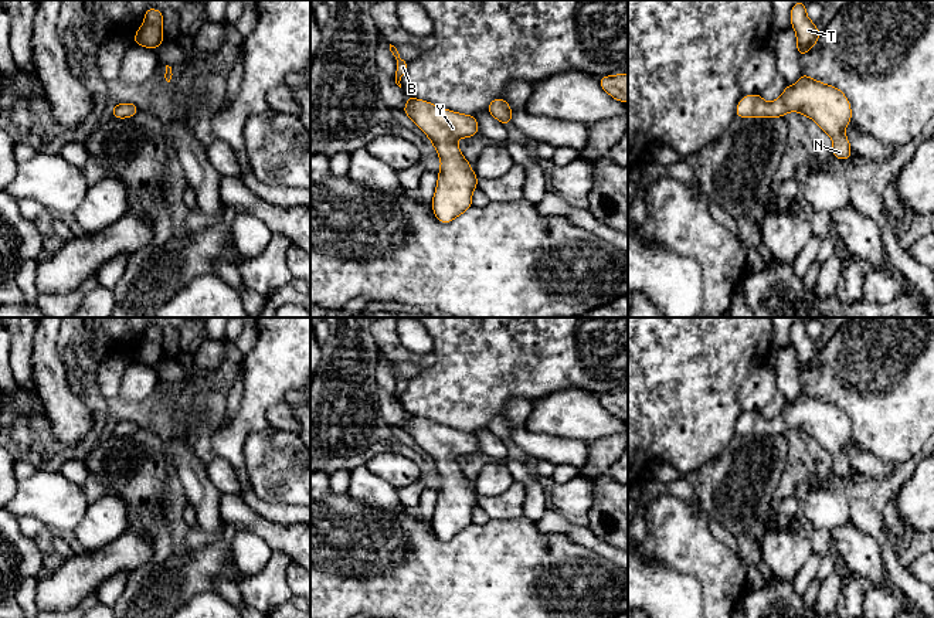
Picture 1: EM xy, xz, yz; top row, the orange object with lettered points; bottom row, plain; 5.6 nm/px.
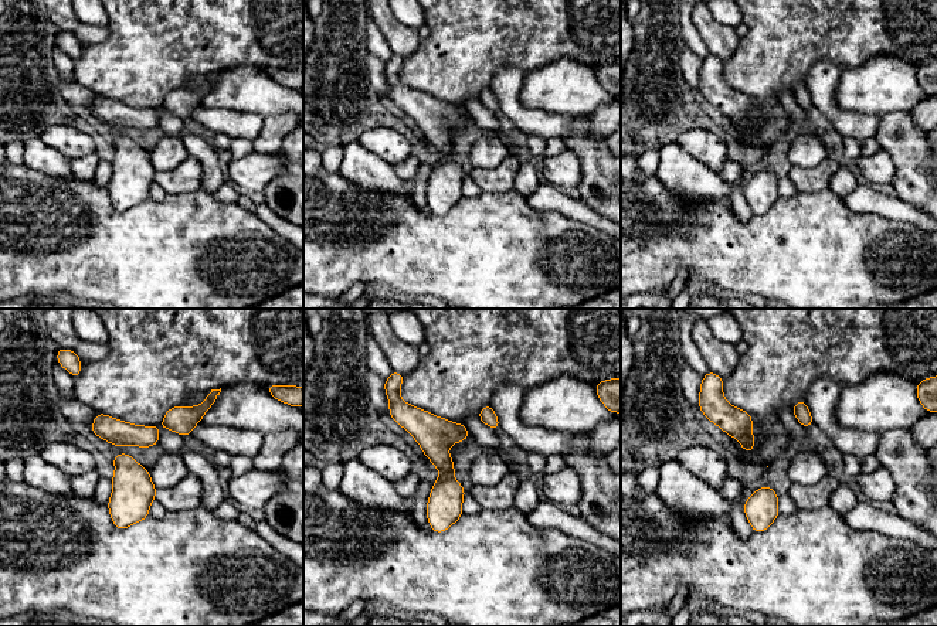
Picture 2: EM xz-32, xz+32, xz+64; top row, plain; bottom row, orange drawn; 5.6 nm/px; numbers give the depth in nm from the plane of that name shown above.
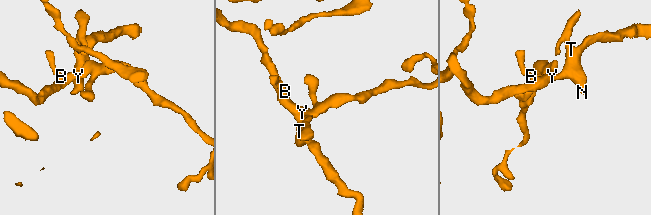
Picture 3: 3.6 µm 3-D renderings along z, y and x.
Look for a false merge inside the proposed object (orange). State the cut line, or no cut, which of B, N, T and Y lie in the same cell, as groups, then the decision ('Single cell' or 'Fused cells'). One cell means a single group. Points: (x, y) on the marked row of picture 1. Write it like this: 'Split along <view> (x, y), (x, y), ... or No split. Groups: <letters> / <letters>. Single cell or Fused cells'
No split. Groups: B N T Y. Single cell

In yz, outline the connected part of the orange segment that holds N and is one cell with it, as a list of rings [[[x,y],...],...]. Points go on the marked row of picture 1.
[[[801,72],[795,85],[787,85],[774,102],[765,102],[761,95],[744,95],[737,103],[737,118],[782,118],[788,112],[799,112],[814,119],[832,137],[832,153],[836,159],[848,160],[852,154],[845,135],[852,120],[852,108],[846,95],[828,84],[822,84]]]

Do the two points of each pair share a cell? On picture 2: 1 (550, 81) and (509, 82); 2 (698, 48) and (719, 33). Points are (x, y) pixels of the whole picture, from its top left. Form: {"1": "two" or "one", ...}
{"1": "two", "2": "two"}

